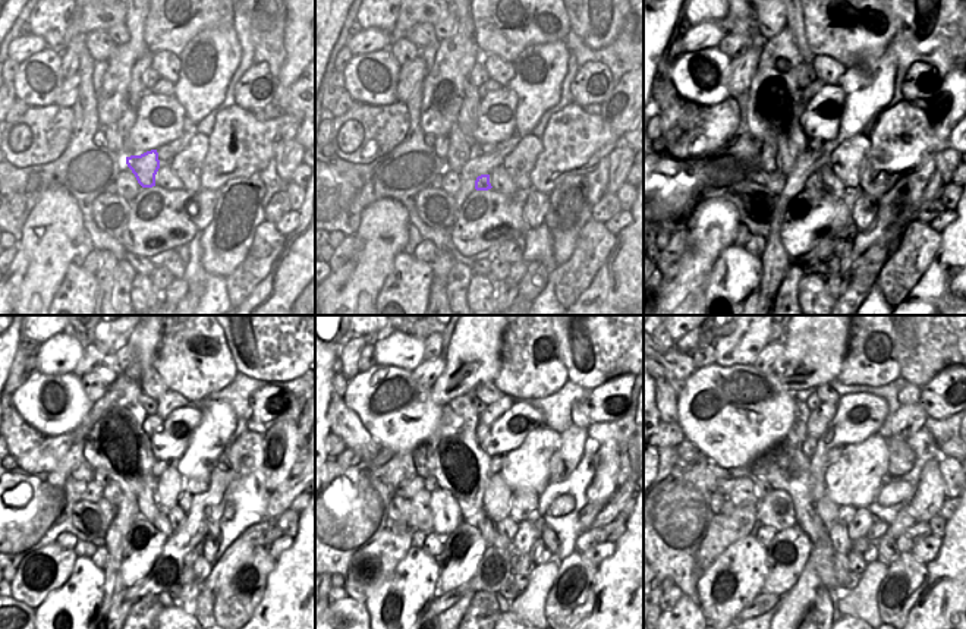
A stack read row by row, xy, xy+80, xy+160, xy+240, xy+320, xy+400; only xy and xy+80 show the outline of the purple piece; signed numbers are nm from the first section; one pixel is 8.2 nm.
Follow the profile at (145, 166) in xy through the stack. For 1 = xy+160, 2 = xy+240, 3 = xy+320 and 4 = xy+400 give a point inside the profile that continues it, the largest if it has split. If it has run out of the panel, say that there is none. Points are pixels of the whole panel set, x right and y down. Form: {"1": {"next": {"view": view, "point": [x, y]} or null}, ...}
{"1": {"next": {"view": "xy+160", "point": [814, 185]}}, "2": {"next": {"view": "xy+240", "point": [159, 519]}}, "3": {"next": {"view": "xy+320", "point": [488, 528]}}, "4": {"next": {"view": "xy+400", "point": [831, 566]}}}

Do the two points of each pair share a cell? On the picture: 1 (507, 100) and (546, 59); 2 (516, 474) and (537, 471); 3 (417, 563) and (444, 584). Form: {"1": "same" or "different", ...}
{"1": "different", "2": "same", "3": "different"}

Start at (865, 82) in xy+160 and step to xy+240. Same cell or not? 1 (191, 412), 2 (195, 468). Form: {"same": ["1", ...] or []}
{"same": ["2"]}

